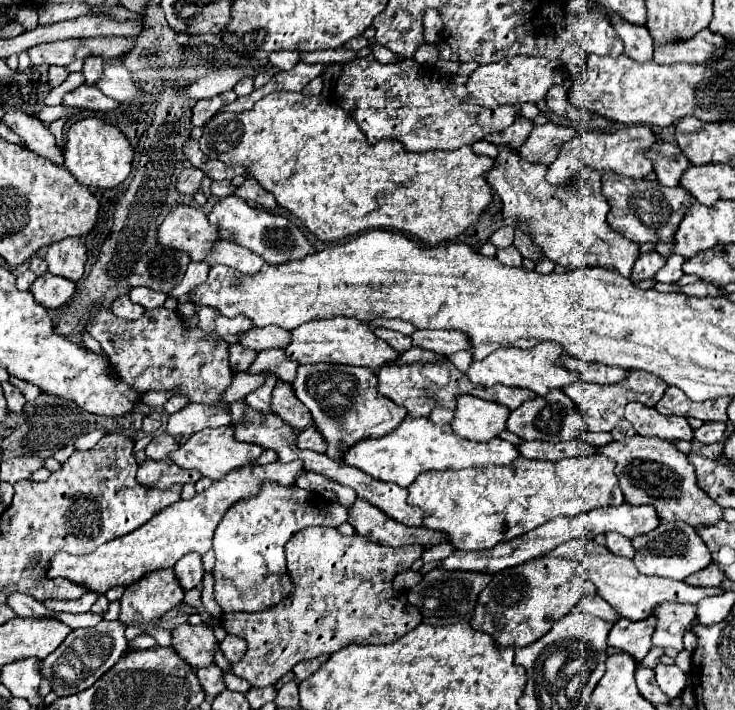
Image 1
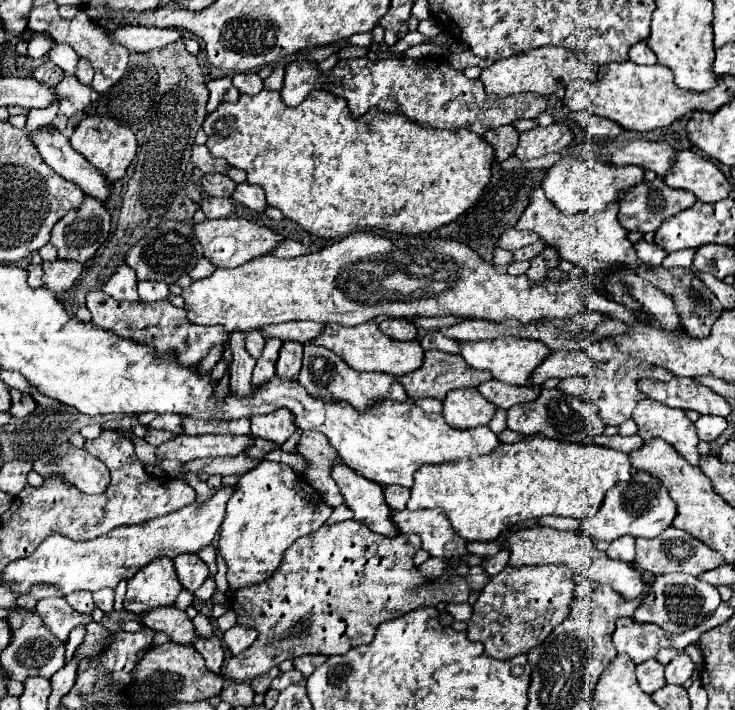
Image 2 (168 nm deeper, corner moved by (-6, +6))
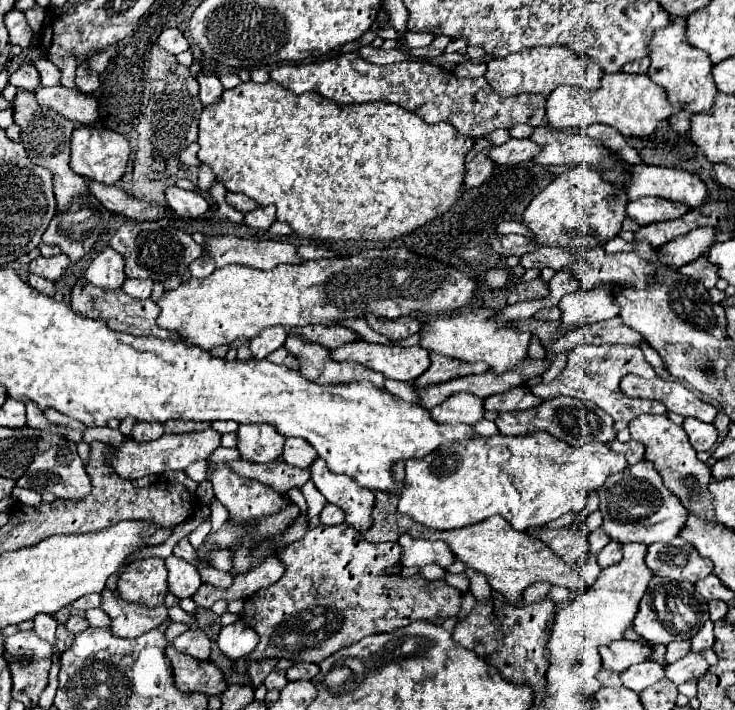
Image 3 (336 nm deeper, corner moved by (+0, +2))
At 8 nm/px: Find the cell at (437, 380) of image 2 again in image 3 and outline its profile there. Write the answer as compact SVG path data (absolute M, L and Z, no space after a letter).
M430 353L430 367L412 383L416 389L424 389L436 383L446 383L458 377L466 377L466 375L476 375L486 371L488 365L486 363L474 363L468 365L464 361L454 361L448 357L442 357L438 353Z

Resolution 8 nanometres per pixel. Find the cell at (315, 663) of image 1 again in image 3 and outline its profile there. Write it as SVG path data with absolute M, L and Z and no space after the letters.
M296 663L286 671L286 677L290 681L298 681L298 679L312 679L316 673L320 671L320 667L316 663Z

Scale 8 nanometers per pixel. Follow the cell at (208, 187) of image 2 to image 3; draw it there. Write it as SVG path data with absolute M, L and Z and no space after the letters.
M226 193L226 203L228 205L232 205L234 209L238 209L238 211L242 211L242 213L246 213L246 211L252 211L252 209L256 209L258 207L258 203L256 201L252 201L250 197L246 197L246 195L242 195L242 193Z

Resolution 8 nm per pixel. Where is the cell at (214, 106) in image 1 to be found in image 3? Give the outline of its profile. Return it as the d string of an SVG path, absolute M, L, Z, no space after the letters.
M198 75L198 83L200 83L200 101L204 103L204 107L218 101L218 97L222 97L224 93L224 87L216 75Z

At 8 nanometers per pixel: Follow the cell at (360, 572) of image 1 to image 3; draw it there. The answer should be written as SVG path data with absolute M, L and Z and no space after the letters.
M346 523L326 527L318 525L310 529L304 539L284 547L276 555L284 565L286 573L272 583L270 587L262 587L250 597L244 599L244 609L238 615L244 625L250 625L258 637L260 643L250 653L250 659L238 659L234 661L236 673L246 673L246 661L262 661L262 659L288 659L292 663L308 661L308 663L320 663L332 653L336 653L342 647L350 647L364 639L366 635L374 633L390 633L398 627L406 627L412 621L418 619L446 619L458 613L460 597L456 587L446 585L444 579L440 581L426 581L422 575L414 577L402 577L402 575L388 575L386 569L398 567L402 557L402 545L398 543L368 543L362 533Z

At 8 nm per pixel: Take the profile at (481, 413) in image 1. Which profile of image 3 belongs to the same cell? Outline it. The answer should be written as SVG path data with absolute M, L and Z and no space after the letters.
M456 393L444 403L432 407L432 419L438 423L468 423L474 425L484 417L482 399L470 393Z

